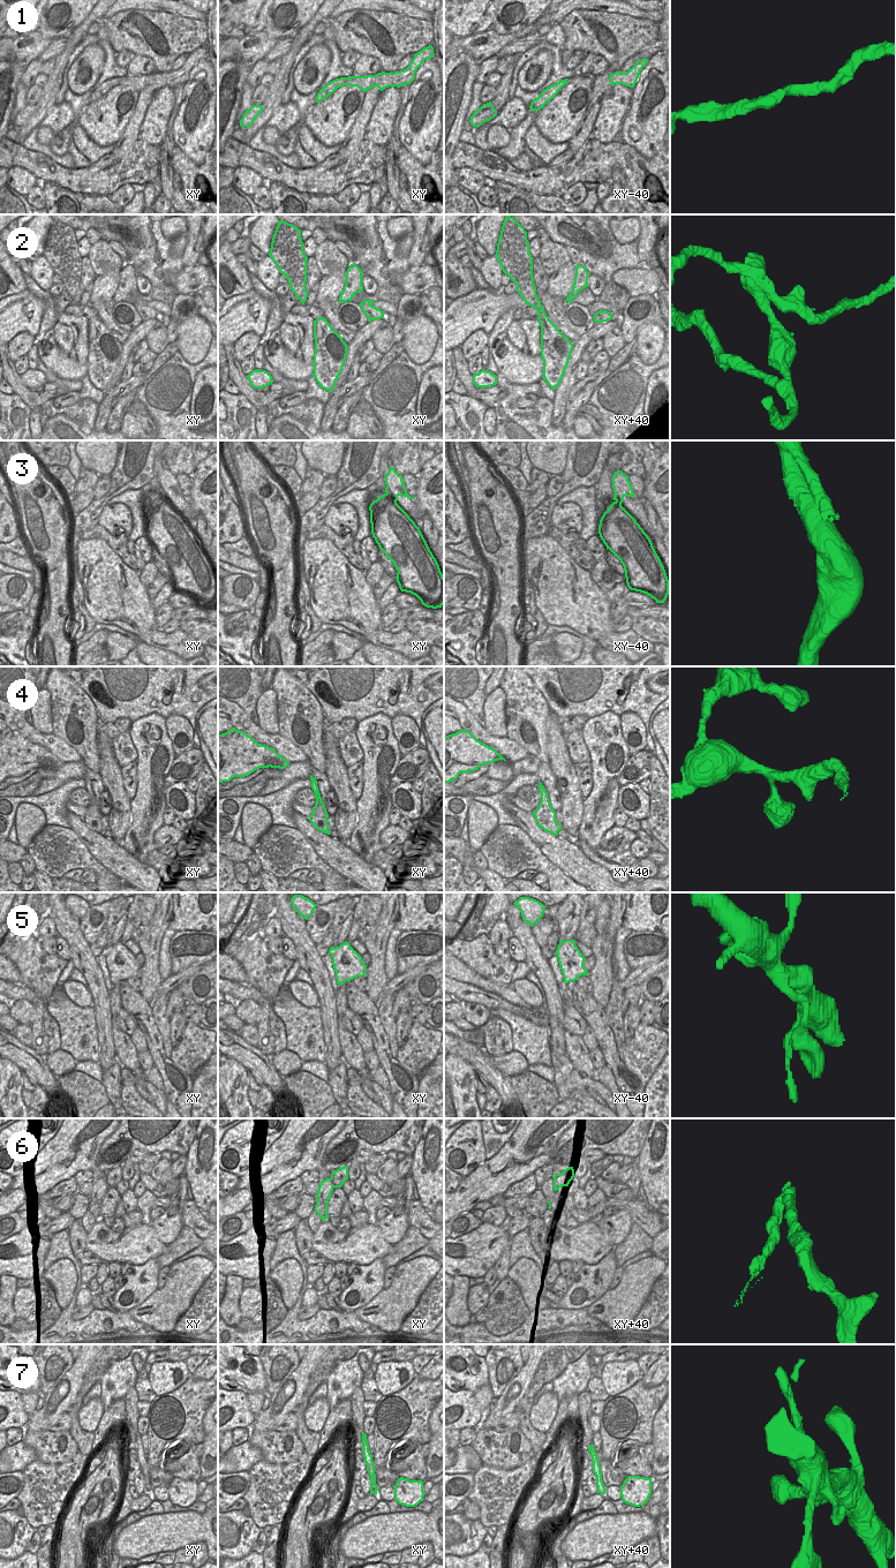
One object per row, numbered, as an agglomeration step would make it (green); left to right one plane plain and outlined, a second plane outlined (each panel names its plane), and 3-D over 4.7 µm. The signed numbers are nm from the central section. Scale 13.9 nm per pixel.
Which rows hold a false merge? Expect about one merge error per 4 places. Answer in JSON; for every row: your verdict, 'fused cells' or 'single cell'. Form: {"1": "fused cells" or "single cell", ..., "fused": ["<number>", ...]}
{"1": "single cell", "2": "fused cells", "3": "single cell", "4": "single cell", "5": "single cell", "6": "fused cells", "7": "fused cells", "fused": ["2", "6", "7"]}

